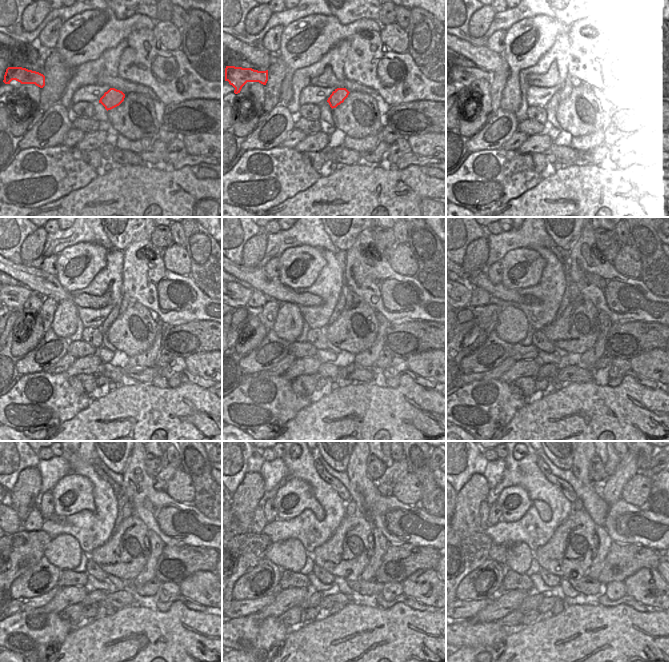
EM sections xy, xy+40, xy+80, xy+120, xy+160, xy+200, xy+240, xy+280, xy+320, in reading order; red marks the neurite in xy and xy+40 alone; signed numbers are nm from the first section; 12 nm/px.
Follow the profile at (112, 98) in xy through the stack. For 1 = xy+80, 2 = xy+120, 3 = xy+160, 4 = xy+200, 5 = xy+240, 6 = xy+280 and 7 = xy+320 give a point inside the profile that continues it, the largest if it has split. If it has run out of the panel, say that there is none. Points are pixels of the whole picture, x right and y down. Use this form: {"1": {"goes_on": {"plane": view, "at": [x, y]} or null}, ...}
{"1": {"goes_on": {"plane": "xy+80", "at": [569, 83]}}, "2": {"goes_on": {"plane": "xy+120", "at": [126, 301]}}, "3": {"goes_on": {"plane": "xy+160", "at": [352, 298]}}, "4": {"goes_on": {"plane": "xy+200", "at": [575, 293]}}, "5": {"goes_on": {"plane": "xy+240", "at": [127, 507]}}, "6": {"goes_on": {"plane": "xy+280", "at": [350, 508]}}, "7": {"goes_on": {"plane": "xy+320", "at": [577, 505]}}}

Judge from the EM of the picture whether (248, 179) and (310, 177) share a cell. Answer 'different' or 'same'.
same

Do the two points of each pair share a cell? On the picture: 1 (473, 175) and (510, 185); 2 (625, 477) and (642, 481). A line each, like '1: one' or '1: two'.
1: one
2: two

